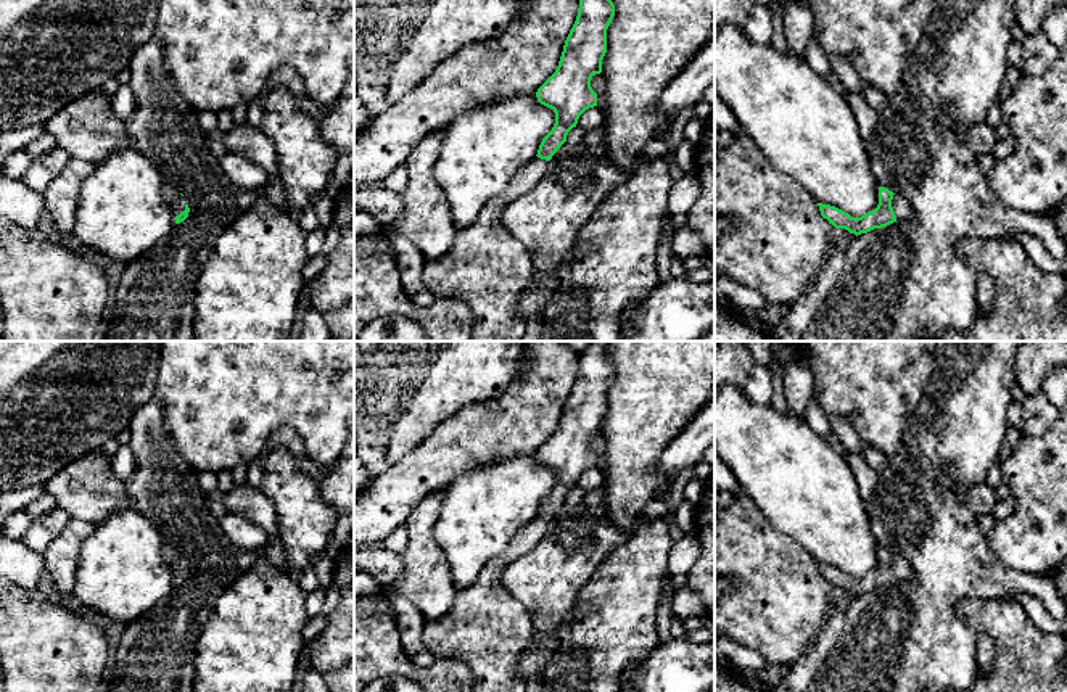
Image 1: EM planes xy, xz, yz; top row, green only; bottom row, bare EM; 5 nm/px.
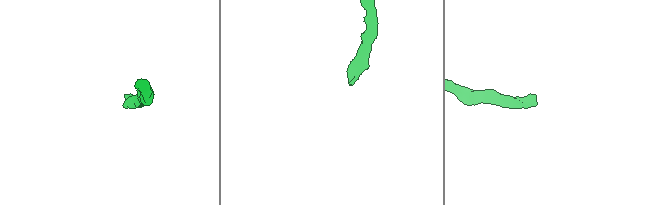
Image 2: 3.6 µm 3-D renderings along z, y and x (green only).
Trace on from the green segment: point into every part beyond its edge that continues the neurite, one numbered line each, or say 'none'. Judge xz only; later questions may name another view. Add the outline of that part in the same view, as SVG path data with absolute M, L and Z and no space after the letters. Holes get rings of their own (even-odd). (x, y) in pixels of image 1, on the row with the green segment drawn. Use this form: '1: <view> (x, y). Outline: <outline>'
1: xz (486, 267). Outline: M533 158L521 166L509 187L492 198L476 220L459 229L451 249L436 261L425 261L422 282L435 298L463 301L473 314L473 341L520 341L526 322L521 319L517 303L520 293L529 286L534 267L529 251L513 238L501 222L502 211L517 198L526 195L547 172L549 161Z

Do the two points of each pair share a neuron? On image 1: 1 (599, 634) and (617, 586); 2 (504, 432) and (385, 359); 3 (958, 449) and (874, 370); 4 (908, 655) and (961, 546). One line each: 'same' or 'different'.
1: same
2: different
3: different
4: same

